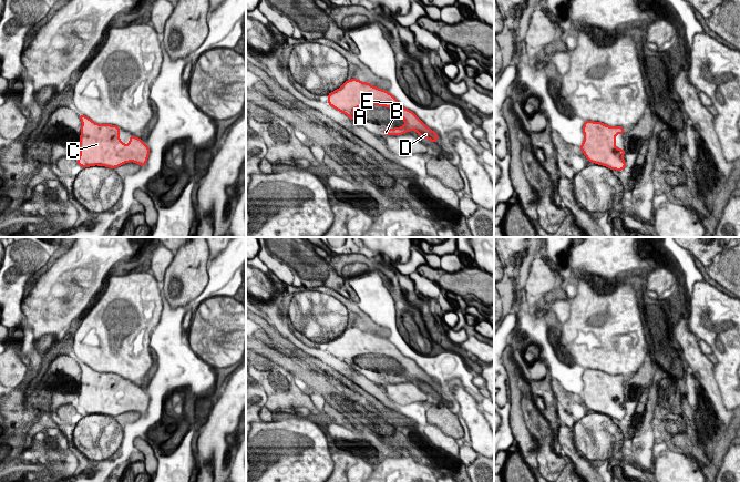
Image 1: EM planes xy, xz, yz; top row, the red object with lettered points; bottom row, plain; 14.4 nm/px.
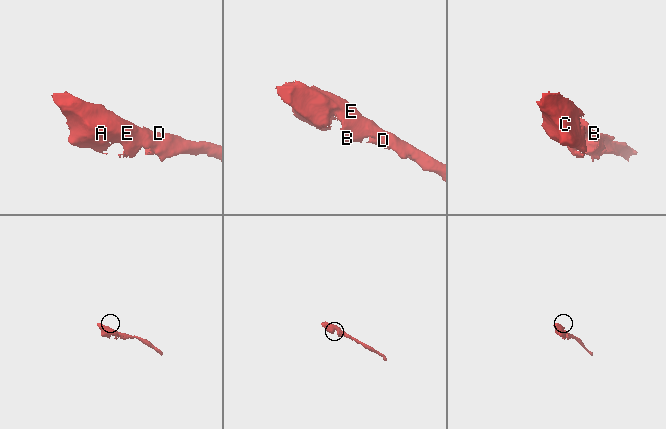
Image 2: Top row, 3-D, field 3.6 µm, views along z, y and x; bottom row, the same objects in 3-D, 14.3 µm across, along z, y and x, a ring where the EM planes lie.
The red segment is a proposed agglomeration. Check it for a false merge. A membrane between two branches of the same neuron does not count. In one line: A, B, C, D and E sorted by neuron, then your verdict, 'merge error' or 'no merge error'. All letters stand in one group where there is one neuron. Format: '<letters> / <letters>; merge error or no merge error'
A B C D E; no merge error

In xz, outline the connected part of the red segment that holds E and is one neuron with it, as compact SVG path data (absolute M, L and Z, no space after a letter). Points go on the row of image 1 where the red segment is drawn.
M351 79L341 88L328 94L328 104L358 123L353 111L366 105L380 105L398 112L404 121L404 125L391 130L383 130L384 135L402 135L409 131L418 132L422 139L429 139L435 143L439 135L429 129L413 112L404 109L397 99L386 90L372 86L370 83Z

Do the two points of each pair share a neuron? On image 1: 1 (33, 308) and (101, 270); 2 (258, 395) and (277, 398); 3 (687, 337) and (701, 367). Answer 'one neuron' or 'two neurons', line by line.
1: one neuron
2: two neurons
3: one neuron

